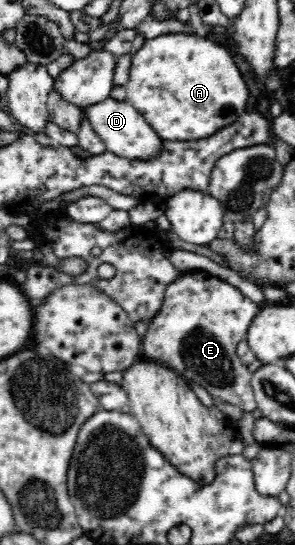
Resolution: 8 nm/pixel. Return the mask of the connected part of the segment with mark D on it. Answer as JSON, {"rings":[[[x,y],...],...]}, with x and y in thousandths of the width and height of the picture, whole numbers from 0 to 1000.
{"rings":[[[369,178],[356,185],[295,193],[281,200],[281,217],[302,222],[308,235],[356,261],[359,277],[464,294],[529,290],[529,284],[542,279],[549,255],[492,226],[492,218],[427,182],[400,185]]]}

